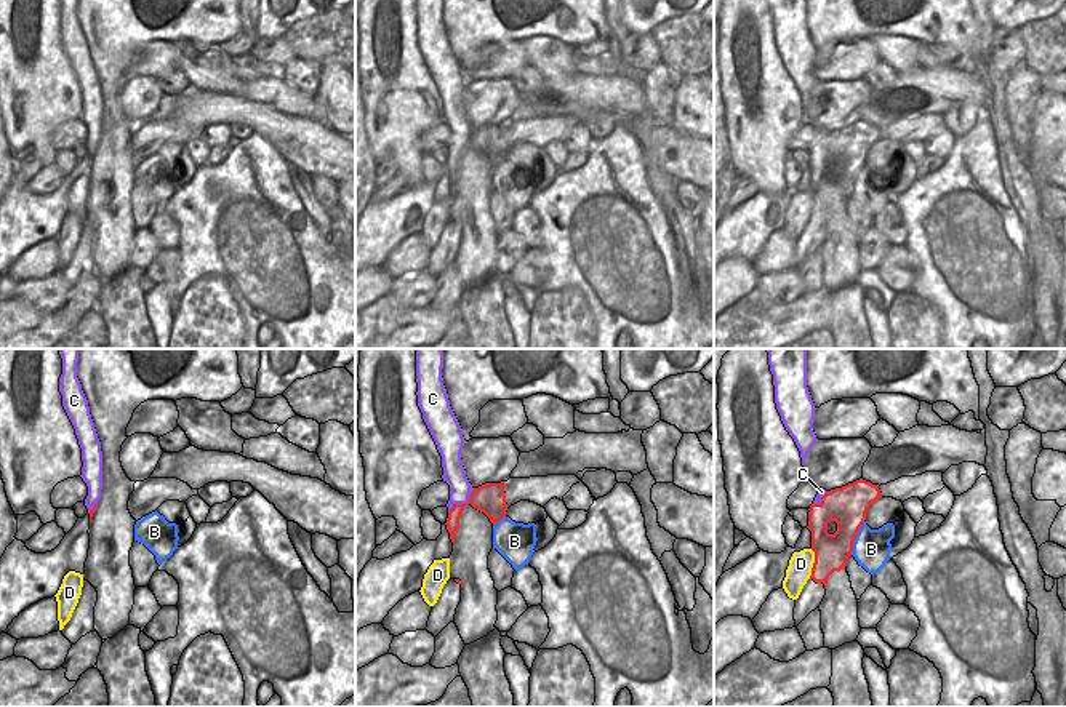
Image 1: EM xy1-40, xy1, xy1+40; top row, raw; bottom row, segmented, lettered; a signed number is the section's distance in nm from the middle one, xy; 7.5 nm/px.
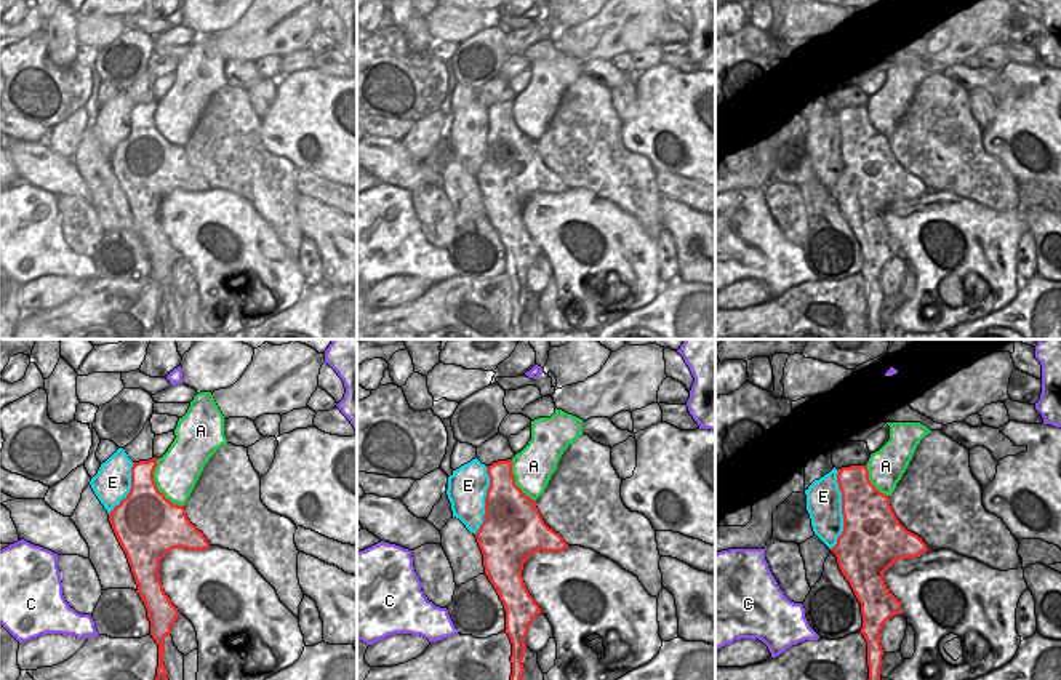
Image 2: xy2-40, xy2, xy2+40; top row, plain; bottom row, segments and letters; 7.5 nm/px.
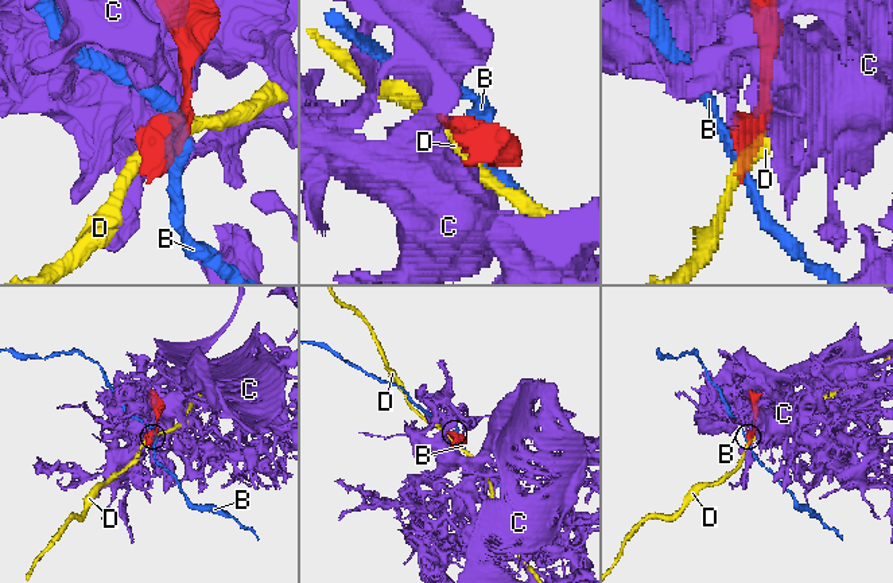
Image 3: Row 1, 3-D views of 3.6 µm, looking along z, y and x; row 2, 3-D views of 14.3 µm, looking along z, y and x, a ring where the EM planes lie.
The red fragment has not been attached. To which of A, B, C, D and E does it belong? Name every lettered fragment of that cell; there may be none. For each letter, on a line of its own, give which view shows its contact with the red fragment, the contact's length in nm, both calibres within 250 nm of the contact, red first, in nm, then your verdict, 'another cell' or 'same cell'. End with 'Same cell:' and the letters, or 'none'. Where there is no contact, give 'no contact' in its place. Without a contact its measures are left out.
A: contact in xy2-40; length 420 nm; calibres 420 and 320 nm; another cell
B: contact in xy1+40; length 280 nm; calibres 300 and 280 nm; another cell
C: contact in xy1; length 260 nm; calibres 240 and 170 nm; another cell
D: contact in xy1+40; length 220 nm; calibres 260 and 180 nm; another cell
E: contact in xy2+40; length 600 nm; calibres 400 and 260 nm; another cell
Same cell: none

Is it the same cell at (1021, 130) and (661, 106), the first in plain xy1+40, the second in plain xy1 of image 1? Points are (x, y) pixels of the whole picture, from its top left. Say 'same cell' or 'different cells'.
same cell

